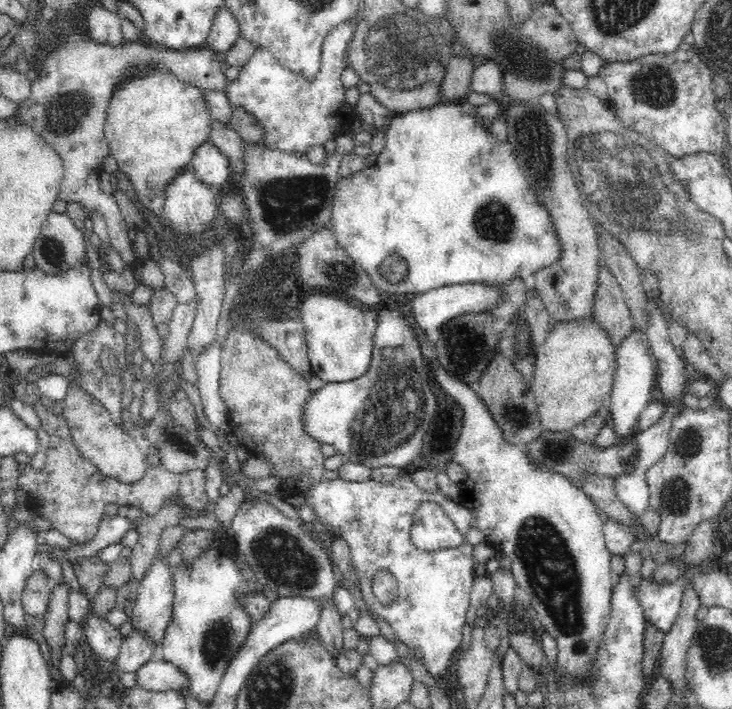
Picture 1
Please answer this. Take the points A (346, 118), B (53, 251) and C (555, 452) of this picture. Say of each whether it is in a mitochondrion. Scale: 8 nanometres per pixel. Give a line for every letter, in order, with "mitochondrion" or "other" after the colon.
A: other
B: mitochondrion
C: mitochondrion

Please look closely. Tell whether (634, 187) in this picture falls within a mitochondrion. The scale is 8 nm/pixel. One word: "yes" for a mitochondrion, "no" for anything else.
yes

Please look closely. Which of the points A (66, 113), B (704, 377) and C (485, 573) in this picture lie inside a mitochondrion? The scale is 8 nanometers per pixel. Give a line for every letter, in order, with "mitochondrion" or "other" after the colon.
A: mitochondrion
B: other
C: other

